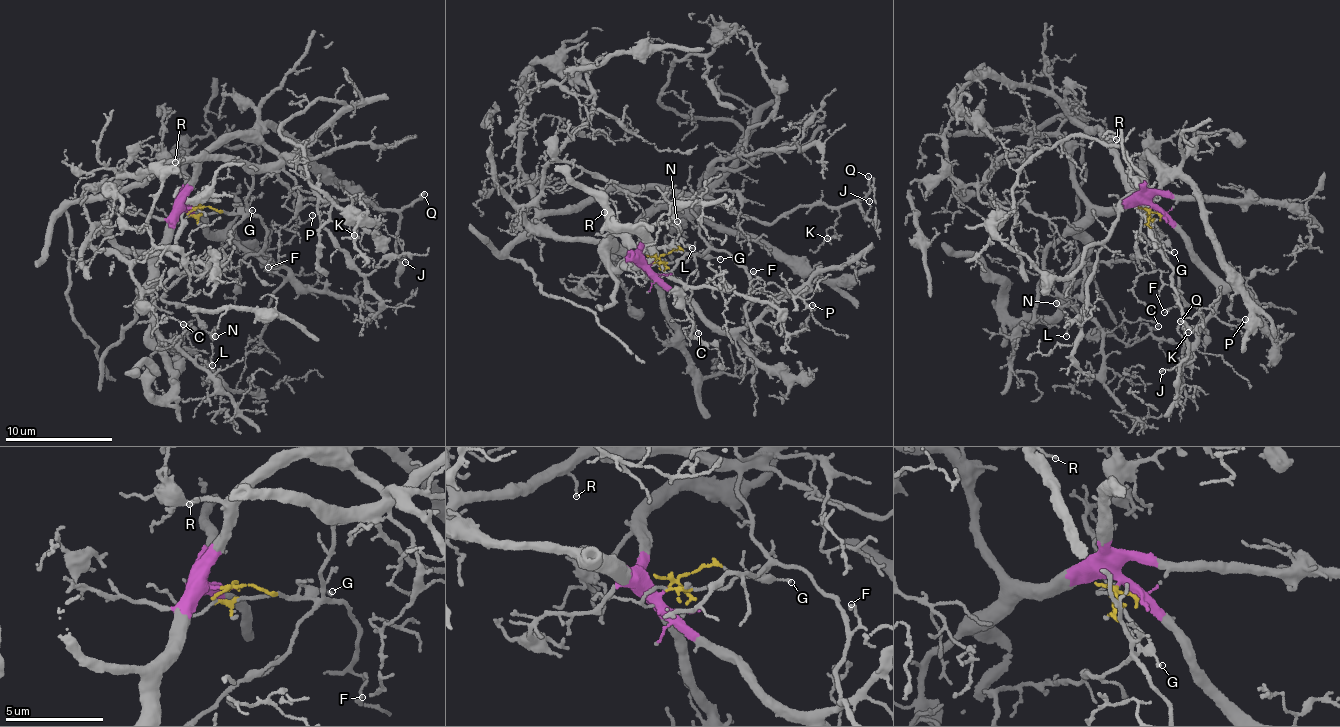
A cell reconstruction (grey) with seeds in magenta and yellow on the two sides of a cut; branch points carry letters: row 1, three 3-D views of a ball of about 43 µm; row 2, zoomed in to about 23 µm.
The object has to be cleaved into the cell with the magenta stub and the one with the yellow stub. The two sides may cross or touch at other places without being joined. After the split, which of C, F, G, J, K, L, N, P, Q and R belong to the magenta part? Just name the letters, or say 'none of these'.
C, P

